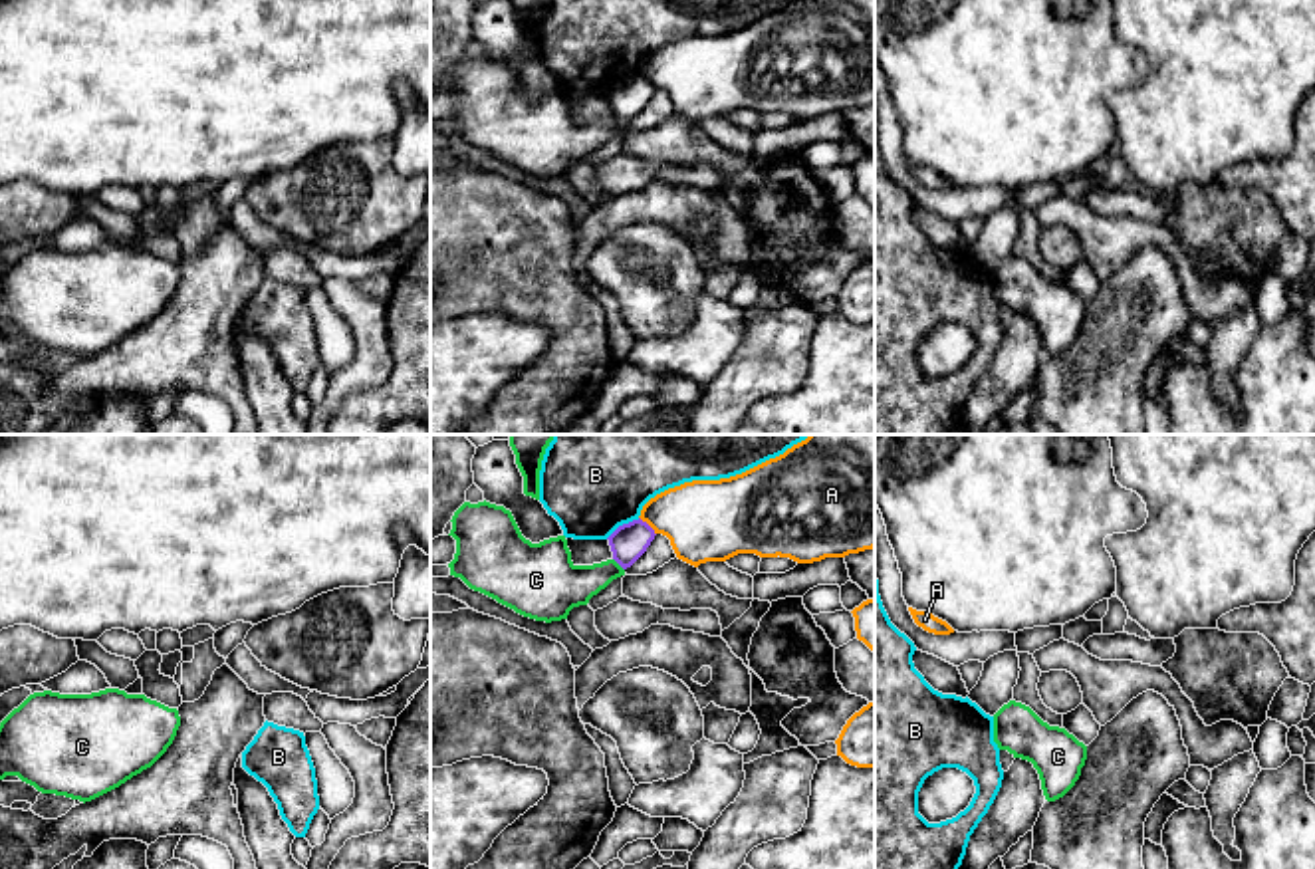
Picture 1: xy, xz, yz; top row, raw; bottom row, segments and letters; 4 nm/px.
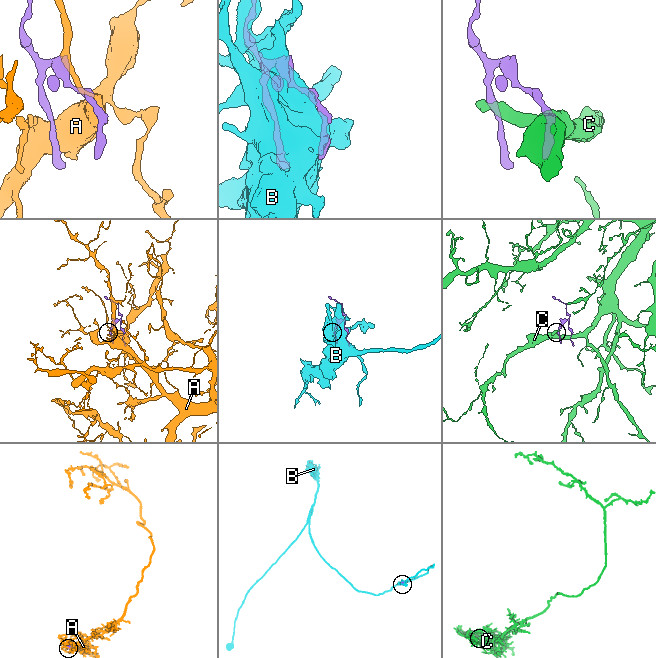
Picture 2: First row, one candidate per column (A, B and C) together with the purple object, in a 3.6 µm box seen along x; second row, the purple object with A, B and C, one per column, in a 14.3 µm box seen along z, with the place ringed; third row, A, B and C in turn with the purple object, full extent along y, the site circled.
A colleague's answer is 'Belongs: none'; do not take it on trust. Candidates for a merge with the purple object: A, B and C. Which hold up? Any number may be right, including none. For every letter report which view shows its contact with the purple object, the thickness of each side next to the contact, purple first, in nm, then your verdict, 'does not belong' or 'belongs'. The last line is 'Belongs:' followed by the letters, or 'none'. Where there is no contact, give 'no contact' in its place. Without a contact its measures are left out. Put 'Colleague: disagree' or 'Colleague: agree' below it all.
A: xz | 150/340 nm | does not belong
B: xz | 150/460 nm | does not belong
C: xz | 150/200 nm | does not belong
Belongs: none
Colleague: agree

